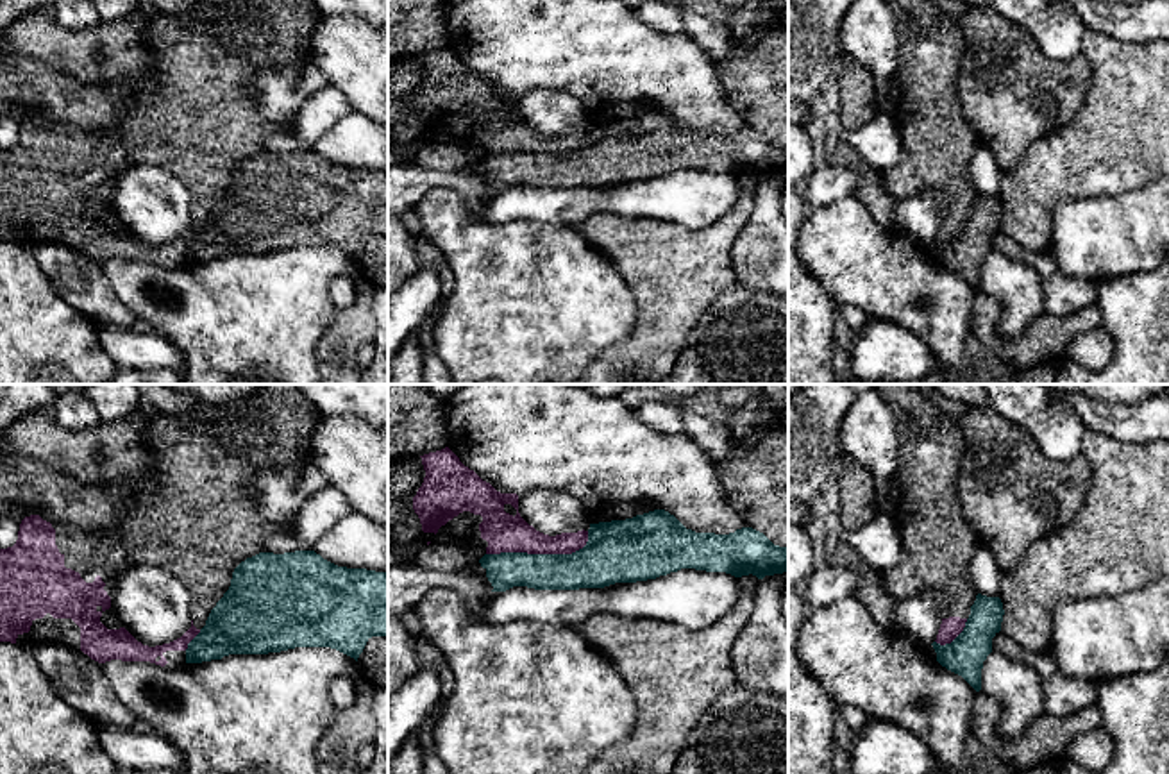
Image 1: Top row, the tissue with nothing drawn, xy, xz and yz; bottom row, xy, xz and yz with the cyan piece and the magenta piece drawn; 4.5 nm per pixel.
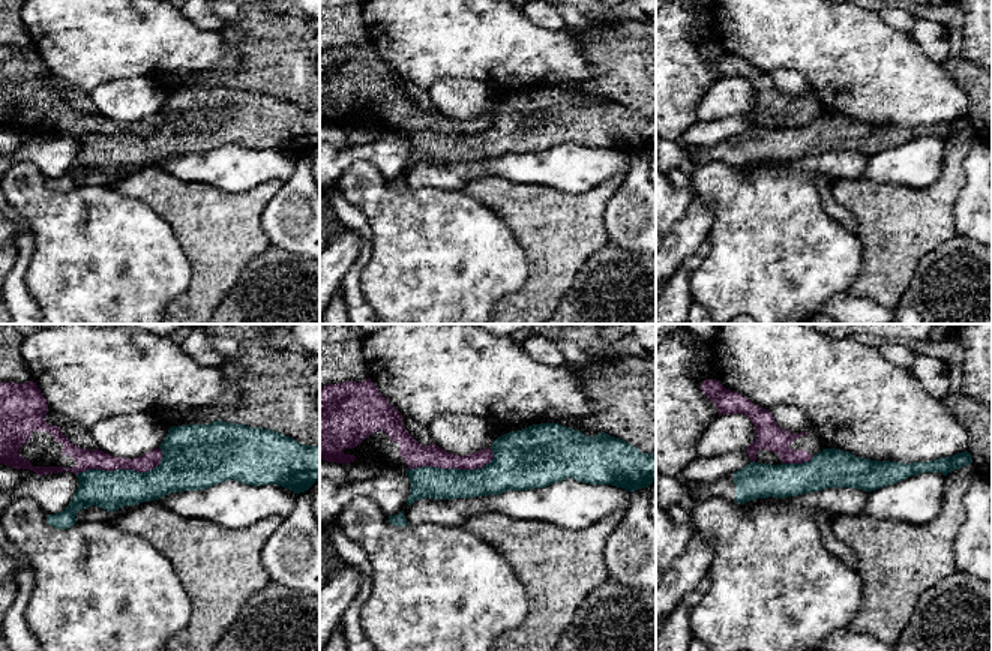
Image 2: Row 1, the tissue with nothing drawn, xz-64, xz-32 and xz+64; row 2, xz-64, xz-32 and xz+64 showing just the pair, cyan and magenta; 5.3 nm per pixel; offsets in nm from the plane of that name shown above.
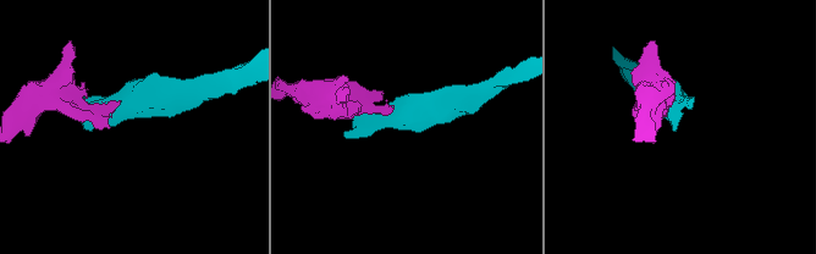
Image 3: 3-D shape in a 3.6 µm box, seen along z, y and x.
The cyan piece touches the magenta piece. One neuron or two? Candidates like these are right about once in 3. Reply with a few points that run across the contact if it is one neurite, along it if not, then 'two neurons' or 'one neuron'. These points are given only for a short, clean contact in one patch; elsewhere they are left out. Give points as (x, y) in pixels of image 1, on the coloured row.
two neurons

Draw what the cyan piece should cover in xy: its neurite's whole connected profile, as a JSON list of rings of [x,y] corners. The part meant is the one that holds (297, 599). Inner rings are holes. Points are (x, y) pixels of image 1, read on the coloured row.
[[[315,551],[259,552],[234,568],[229,590],[188,644],[186,663],[295,647],[331,647],[357,661],[372,636],[388,638],[388,572],[338,567]]]

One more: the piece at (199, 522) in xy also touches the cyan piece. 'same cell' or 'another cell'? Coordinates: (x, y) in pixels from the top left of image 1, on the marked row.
another cell

